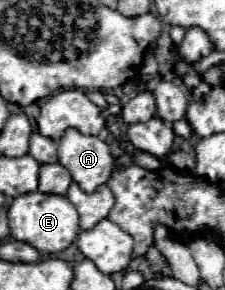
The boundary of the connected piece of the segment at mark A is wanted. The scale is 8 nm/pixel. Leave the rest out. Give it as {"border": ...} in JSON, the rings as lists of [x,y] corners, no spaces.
{"border":[[[69,128],[65,132],[65,136],[59,140],[59,162],[71,172],[73,180],[79,184],[79,188],[83,192],[93,192],[101,184],[105,184],[115,166],[115,160],[111,156],[107,142],[99,140],[97,136],[85,136],[85,134],[77,132],[75,128]]]}

